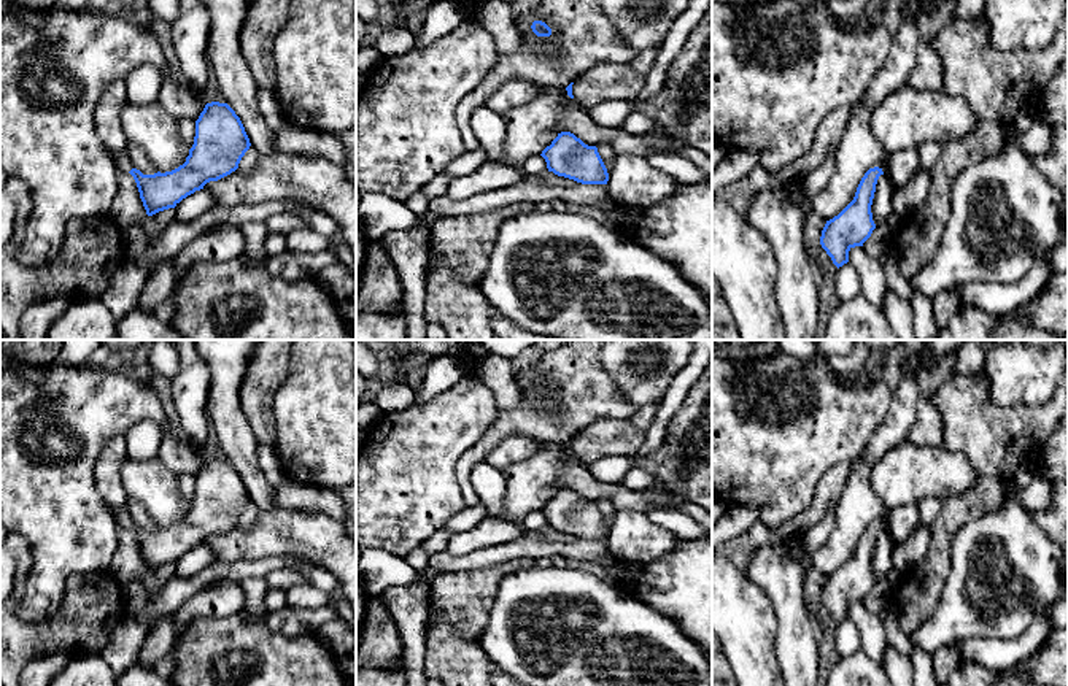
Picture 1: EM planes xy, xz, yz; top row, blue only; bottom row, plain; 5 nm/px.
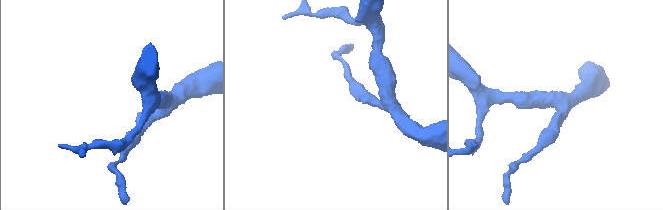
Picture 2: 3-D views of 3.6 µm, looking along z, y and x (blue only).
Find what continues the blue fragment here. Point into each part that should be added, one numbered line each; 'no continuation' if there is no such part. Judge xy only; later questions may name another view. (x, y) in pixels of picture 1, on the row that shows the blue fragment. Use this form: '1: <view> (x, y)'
1: xy (121, 162)

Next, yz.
no continuation

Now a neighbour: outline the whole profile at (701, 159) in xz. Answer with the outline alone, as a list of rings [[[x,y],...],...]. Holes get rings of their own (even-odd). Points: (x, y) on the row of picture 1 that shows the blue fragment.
[[[683,145],[680,156],[701,167],[712,181],[712,156],[688,145]]]

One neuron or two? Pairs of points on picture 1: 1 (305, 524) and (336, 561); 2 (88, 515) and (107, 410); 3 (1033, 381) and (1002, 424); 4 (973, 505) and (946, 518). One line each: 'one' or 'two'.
1: one
2: one
3: two
4: one

